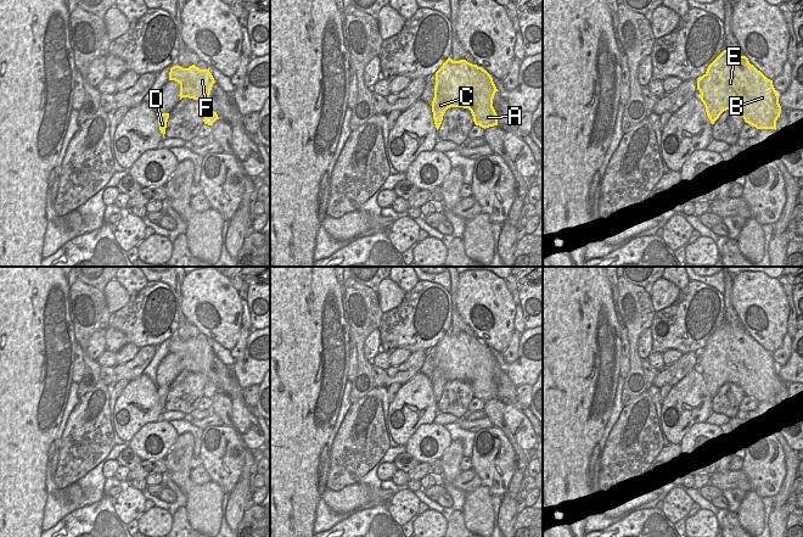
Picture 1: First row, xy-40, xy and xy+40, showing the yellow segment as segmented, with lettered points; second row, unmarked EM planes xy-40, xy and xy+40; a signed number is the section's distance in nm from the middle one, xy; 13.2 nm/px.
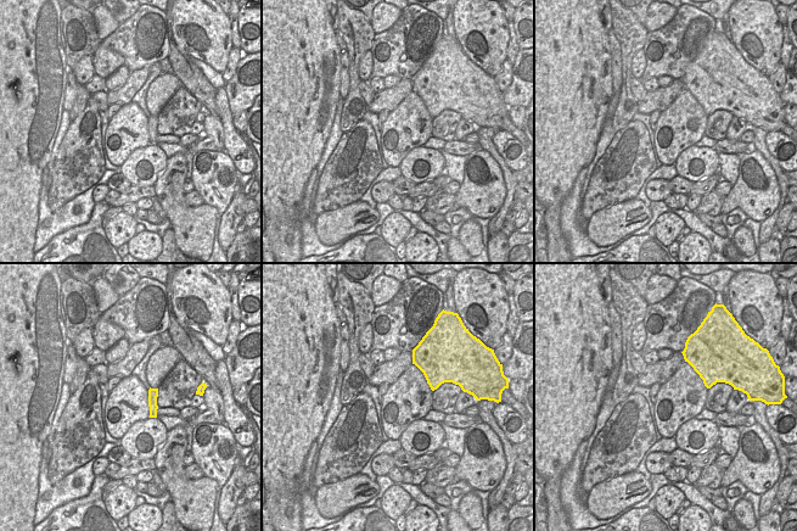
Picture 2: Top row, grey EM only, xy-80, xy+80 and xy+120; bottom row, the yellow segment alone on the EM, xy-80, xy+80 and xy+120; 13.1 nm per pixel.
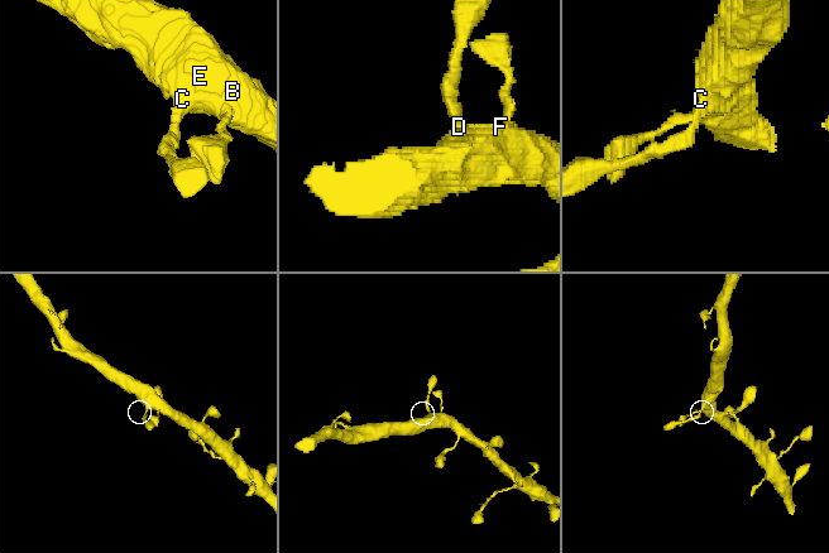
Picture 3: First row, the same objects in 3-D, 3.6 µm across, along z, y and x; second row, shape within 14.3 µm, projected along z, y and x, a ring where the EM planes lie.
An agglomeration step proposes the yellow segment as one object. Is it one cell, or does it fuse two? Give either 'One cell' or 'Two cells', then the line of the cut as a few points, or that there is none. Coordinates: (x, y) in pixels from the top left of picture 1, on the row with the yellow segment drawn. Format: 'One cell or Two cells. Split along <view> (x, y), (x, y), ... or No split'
One cell. No split

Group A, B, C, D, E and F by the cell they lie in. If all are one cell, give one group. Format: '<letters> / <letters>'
A B C D E F

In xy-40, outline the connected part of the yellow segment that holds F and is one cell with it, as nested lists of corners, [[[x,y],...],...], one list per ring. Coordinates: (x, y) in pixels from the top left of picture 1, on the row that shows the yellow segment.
[[[195,65],[189,68],[174,66],[169,72],[169,80],[175,80],[180,84],[180,100],[189,97],[202,100],[207,104],[210,90],[215,83],[212,73],[208,69],[200,69]]]

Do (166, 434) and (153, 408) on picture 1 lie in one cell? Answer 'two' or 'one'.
two

